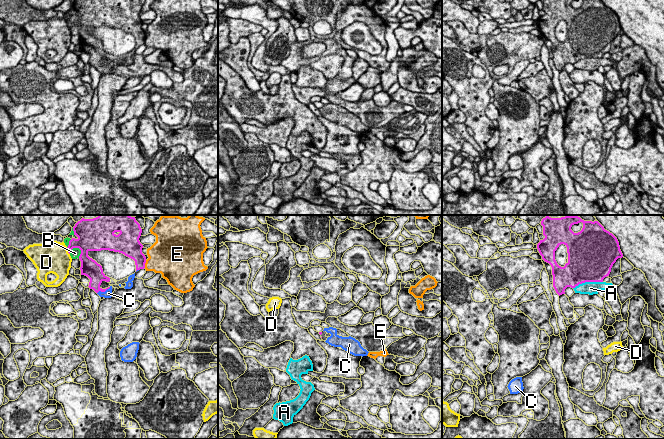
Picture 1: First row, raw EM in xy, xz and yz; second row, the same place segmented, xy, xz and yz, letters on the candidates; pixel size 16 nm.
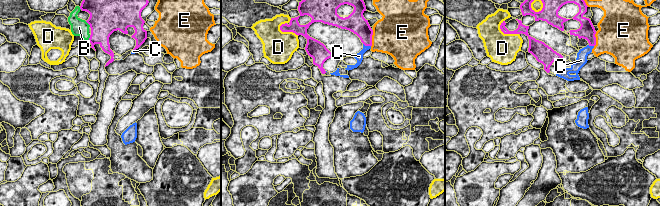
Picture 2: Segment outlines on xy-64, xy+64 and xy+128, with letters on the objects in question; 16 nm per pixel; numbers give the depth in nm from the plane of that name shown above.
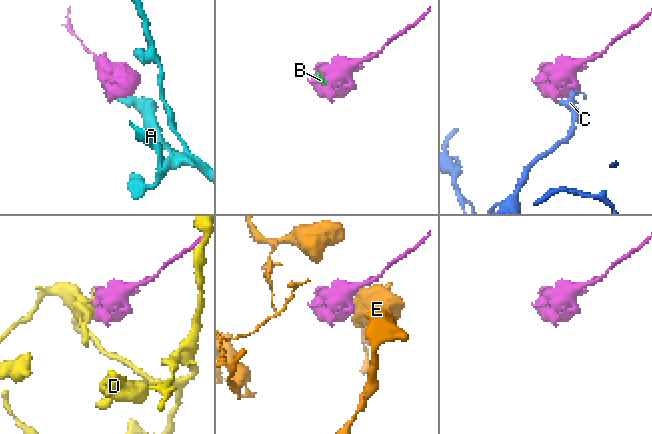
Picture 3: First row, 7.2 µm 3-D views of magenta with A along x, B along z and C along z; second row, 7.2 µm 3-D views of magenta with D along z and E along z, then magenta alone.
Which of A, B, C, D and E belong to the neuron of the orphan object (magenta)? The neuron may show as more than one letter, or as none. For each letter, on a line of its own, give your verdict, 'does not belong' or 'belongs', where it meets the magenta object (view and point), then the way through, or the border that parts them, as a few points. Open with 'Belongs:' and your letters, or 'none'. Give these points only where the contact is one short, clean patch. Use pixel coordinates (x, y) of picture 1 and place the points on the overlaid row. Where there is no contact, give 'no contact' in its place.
Belongs: C
A: does not belong; contact yz (587, 281)
B: does not belong; contact xy (74, 247)
C: belongs; contact xy (103, 291)
D: does not belong; contact xy (68, 251)
E: does not belong; contact xy (144, 264)

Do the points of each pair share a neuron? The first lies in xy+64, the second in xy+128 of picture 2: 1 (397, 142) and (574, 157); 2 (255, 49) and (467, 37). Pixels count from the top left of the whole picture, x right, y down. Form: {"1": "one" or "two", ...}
{"1": "two", "2": "one"}

